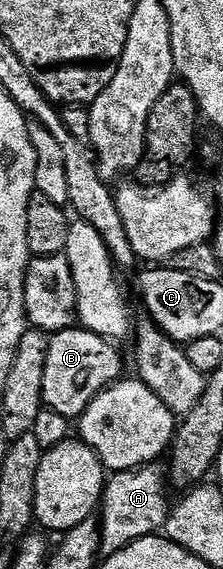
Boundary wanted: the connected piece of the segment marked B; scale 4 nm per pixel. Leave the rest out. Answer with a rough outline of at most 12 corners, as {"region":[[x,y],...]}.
{"region":[[49,335],[42,405],[71,420],[123,377],[113,341]]}

